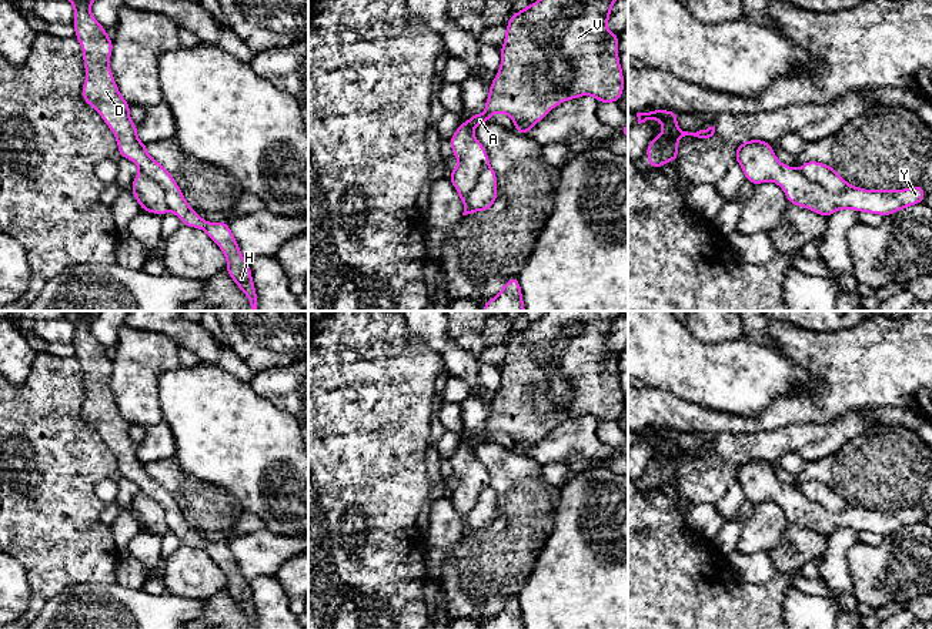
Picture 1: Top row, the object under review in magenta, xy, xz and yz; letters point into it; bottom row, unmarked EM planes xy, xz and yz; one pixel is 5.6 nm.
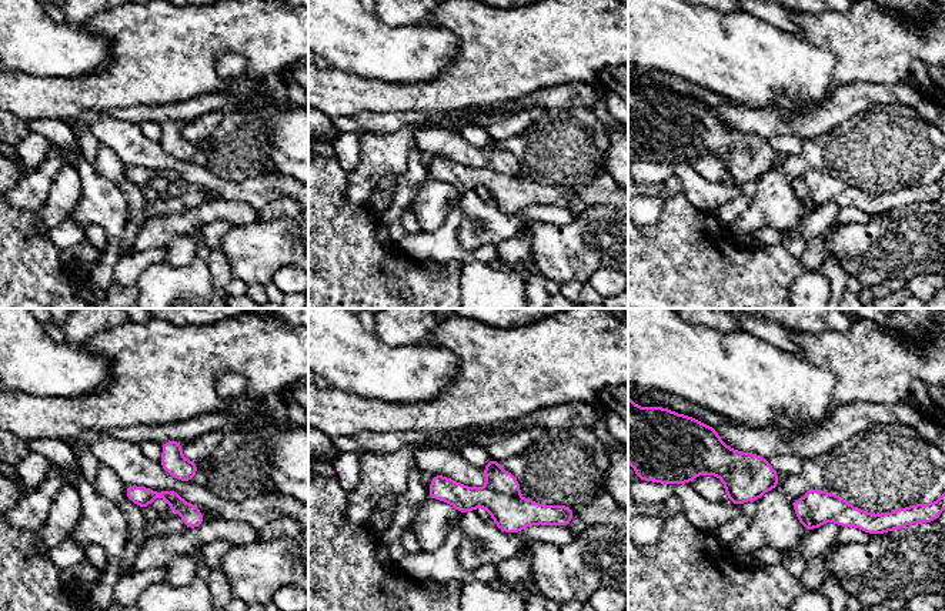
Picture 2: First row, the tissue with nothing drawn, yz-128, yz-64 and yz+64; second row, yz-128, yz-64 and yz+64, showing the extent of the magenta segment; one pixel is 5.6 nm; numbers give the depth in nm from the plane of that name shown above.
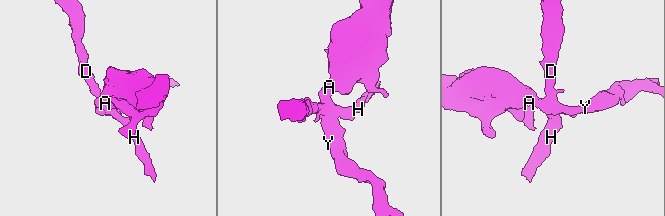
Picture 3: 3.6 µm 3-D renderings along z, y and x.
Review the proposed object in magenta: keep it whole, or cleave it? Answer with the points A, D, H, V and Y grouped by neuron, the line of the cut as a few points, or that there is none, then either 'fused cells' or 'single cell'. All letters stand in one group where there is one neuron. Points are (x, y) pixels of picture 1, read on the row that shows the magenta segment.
A V Y / D H | yz (799, 170), (809, 180), (834, 191), (841, 191), (848, 186) | fused cells

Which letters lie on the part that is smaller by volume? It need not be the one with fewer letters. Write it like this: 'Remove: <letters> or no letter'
Remove: D, H

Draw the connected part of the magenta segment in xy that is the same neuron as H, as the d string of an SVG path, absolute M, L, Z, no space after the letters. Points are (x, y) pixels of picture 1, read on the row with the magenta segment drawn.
M94 0L69 1L74 6L74 37L81 44L86 67L83 100L101 116L114 133L120 157L134 161L141 173L163 188L168 210L181 220L183 225L204 230L221 248L227 258L226 271L248 298L251 311L257 311L257 294L250 264L240 254L240 247L228 228L228 223L213 224L201 218L188 205L171 174L148 155L147 145L138 140L137 126L128 116L131 104L121 97L108 66L113 40L90 11Z

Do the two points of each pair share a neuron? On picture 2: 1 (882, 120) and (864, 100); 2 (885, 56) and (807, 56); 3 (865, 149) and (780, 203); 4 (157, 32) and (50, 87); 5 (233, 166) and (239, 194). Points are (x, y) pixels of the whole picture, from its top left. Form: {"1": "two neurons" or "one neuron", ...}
{"1": "two neurons", "2": "two neurons", "3": "one neuron", "4": "one neuron", "5": "two neurons"}

